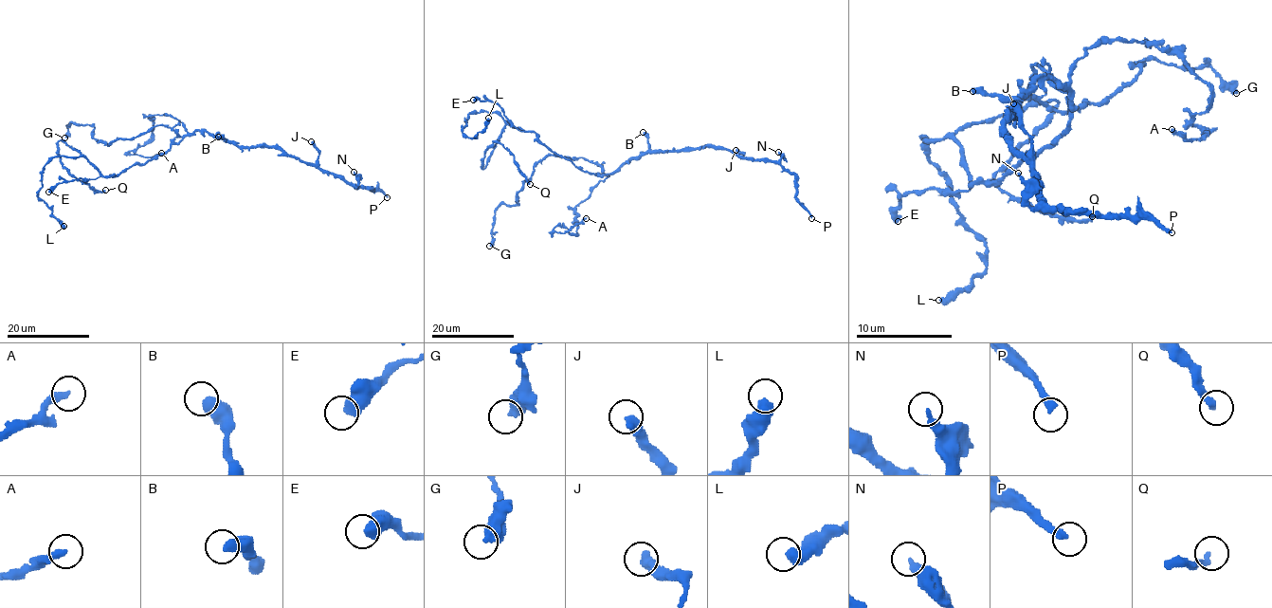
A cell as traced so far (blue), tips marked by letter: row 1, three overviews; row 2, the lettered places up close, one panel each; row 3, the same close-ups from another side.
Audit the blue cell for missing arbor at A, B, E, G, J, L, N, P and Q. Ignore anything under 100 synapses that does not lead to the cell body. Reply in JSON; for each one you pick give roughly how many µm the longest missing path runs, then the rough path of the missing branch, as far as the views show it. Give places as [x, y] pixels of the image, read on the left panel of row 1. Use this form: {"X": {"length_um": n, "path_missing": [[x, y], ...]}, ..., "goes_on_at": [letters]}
{"P": {"length_um": 250}, "goes_on_at": ["P"]}

